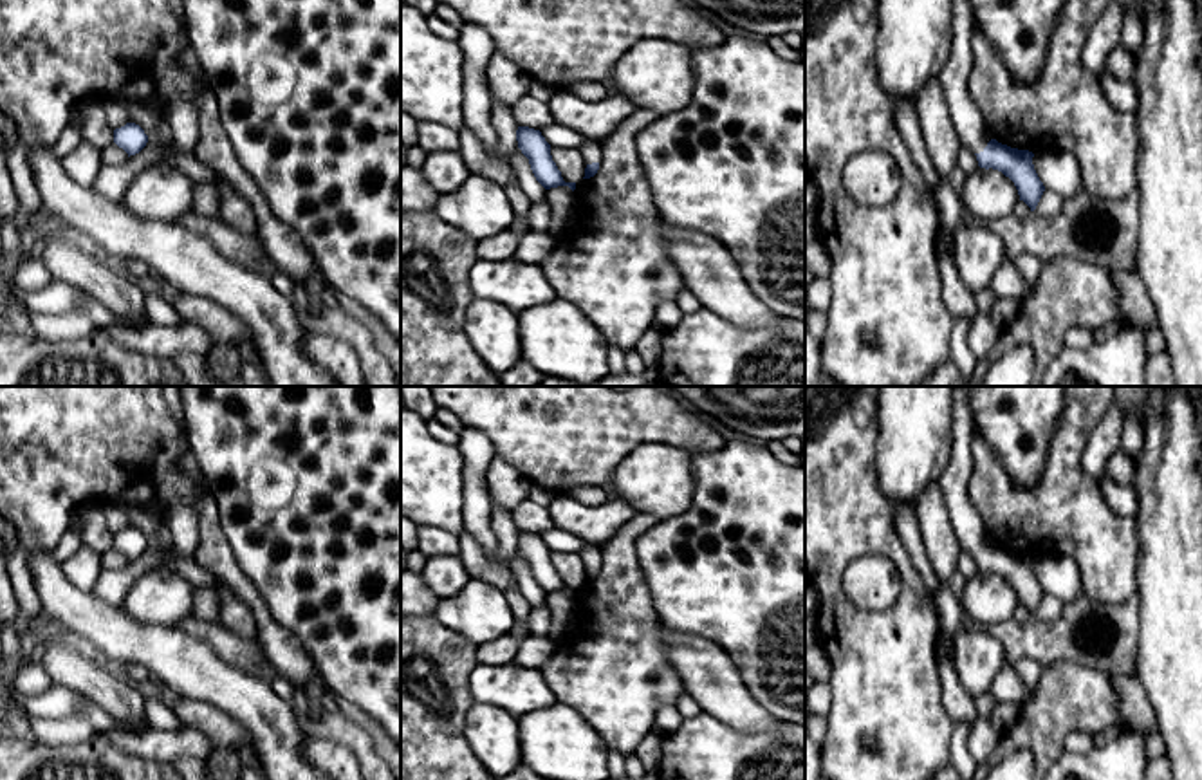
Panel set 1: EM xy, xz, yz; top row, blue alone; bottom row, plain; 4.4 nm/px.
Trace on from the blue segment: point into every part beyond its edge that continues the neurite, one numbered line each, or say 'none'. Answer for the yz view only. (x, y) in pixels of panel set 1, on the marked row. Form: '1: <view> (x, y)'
1: yz (970, 125)

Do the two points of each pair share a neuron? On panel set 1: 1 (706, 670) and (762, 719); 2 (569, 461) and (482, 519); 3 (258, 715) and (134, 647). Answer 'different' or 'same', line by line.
1: same
2: different
3: same

